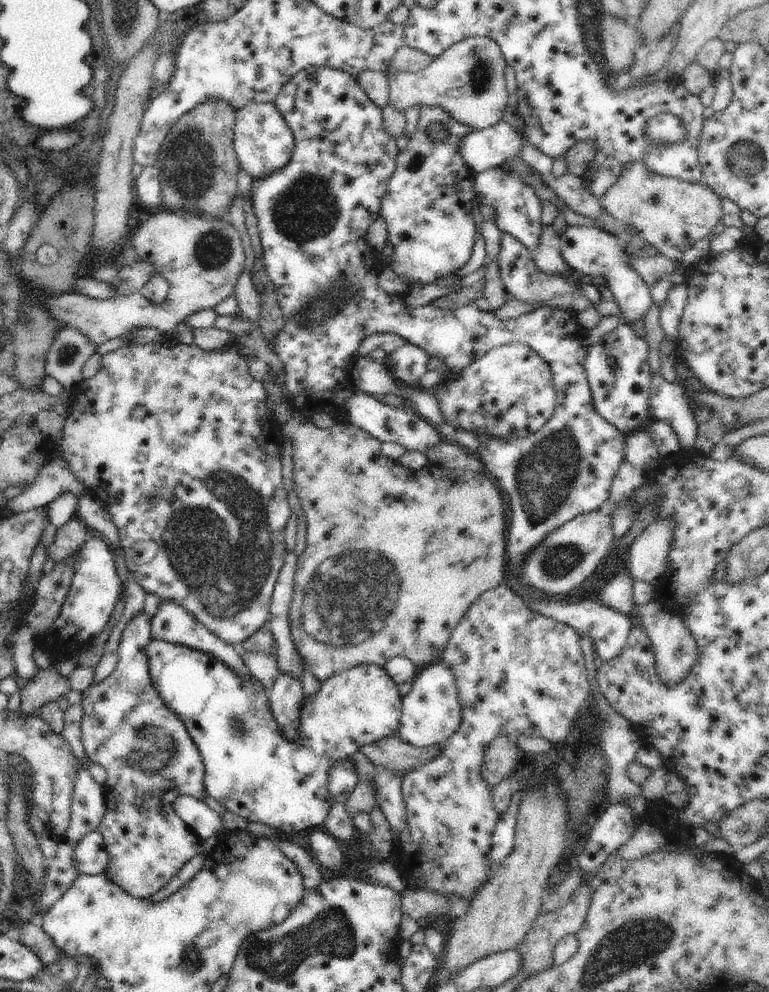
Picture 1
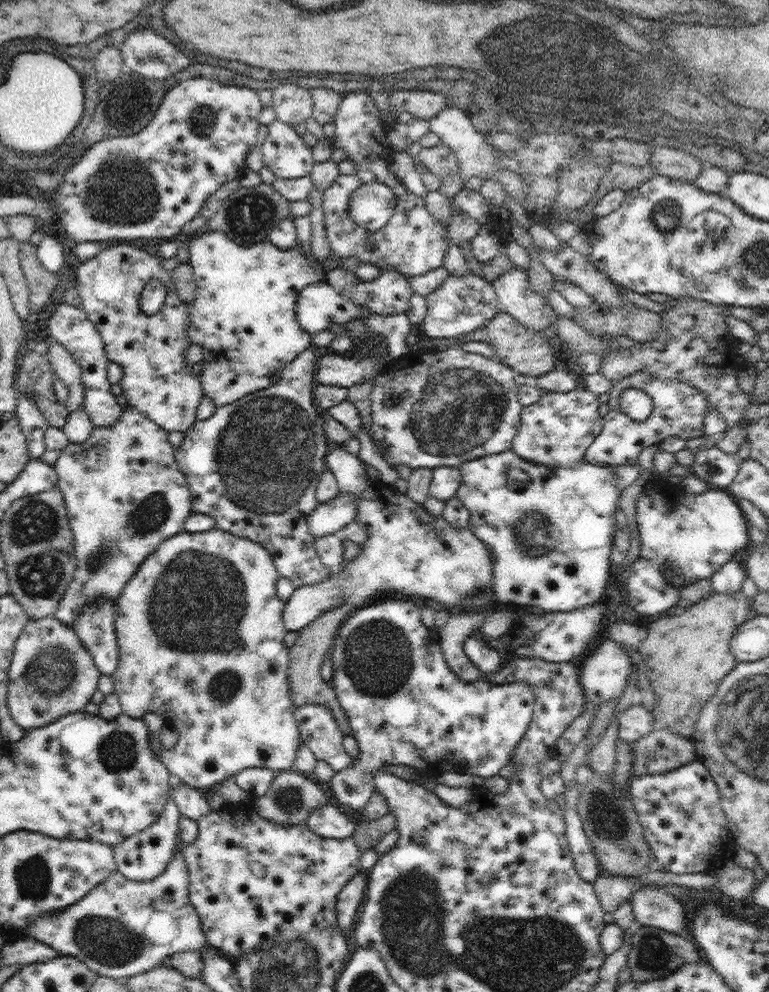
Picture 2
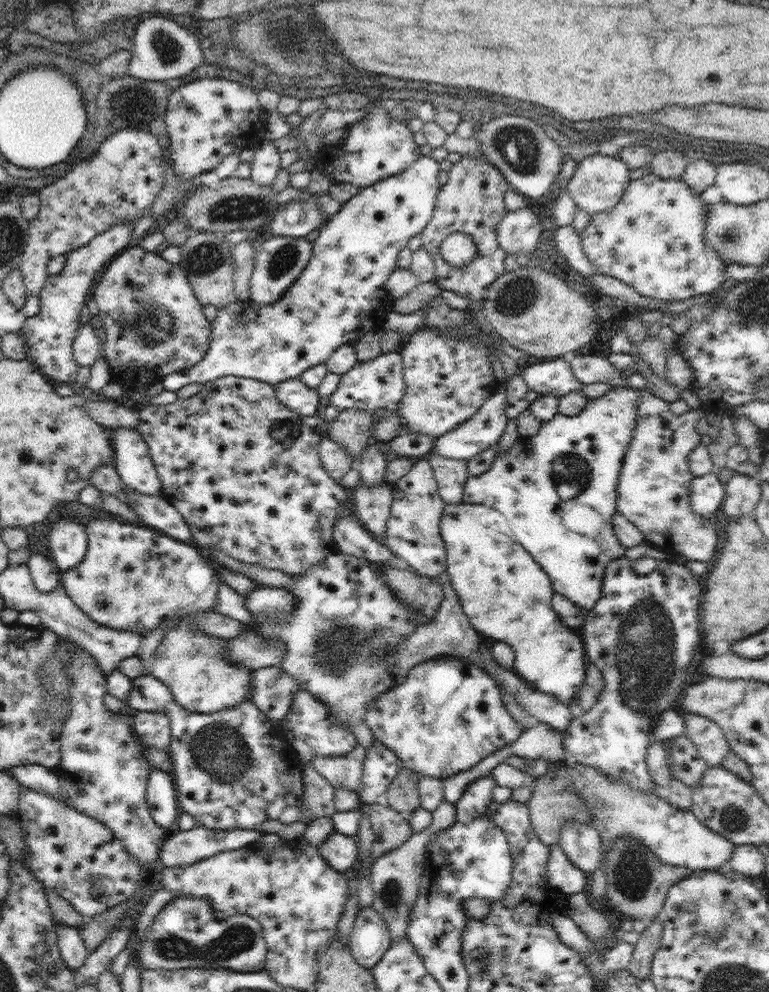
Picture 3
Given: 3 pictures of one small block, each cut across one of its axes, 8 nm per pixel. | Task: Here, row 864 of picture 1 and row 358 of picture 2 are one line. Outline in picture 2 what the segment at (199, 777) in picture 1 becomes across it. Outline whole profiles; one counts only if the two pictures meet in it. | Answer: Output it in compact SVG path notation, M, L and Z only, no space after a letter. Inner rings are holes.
M124 244L102 249L87 262L75 264L76 290L80 296L80 305L98 328L102 338L106 358L117 362L123 368L120 385L127 405L133 406L142 414L159 424L167 433L172 431L185 433L196 422L196 408L202 400L203 392L199 375L190 373L191 366L185 359L185 352L191 346L188 341L189 314L186 305L176 294L171 275L162 269L163 256L152 255L132 245ZM151 279L158 279L166 287L166 300L157 314L146 314L140 308L141 292Z

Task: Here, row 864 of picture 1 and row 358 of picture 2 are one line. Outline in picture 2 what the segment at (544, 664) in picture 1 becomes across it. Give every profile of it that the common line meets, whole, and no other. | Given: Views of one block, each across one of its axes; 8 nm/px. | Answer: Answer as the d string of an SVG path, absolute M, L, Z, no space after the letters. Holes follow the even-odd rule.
M458 344L446 349L409 350L388 362L373 382L369 396L373 420L370 431L374 433L371 438L379 450L386 448L390 466L404 464L413 470L442 465L459 467L469 460L510 450L523 407L517 395L517 374L502 360L466 352Z

